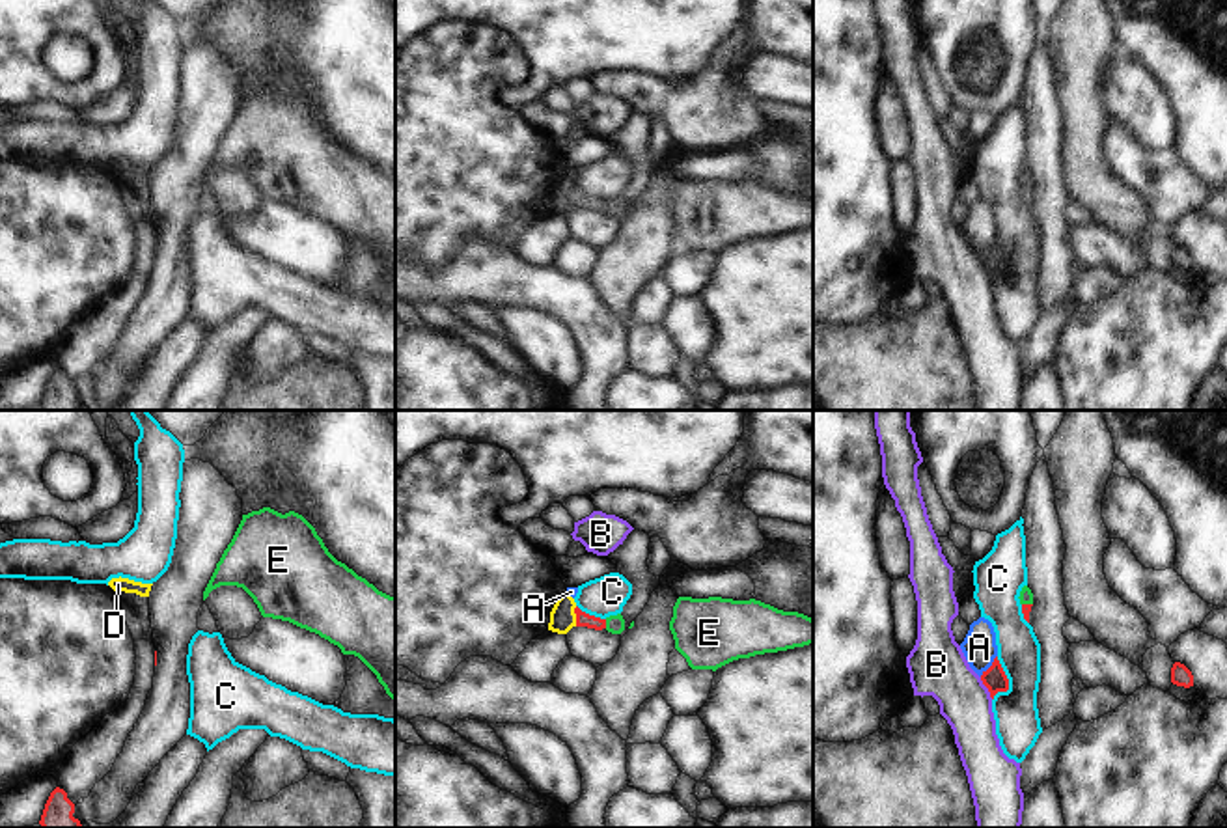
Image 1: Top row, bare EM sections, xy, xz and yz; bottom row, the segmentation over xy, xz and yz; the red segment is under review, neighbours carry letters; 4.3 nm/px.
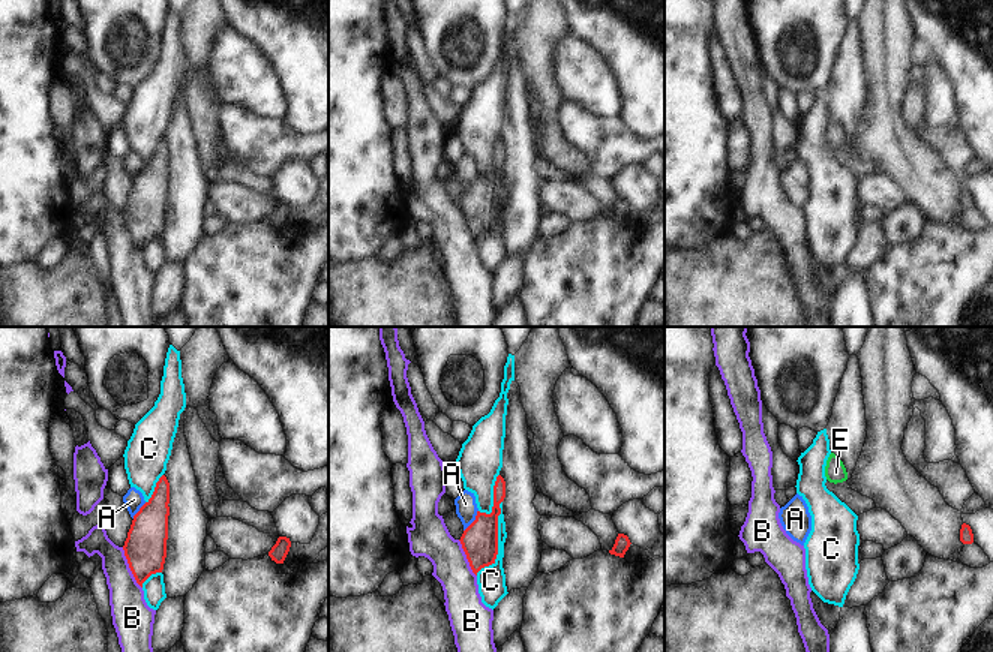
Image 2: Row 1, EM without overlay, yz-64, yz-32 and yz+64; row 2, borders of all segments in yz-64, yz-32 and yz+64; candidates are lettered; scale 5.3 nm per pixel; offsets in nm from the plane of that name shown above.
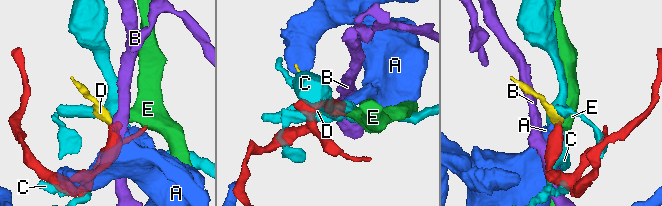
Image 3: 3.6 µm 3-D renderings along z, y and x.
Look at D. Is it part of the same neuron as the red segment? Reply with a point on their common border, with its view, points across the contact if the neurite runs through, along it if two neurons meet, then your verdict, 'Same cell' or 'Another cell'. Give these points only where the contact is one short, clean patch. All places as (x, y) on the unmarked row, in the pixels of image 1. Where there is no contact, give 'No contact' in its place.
Touches red at xz (577, 198). Boundary: xz (577, 189), (575, 207). Another cell

